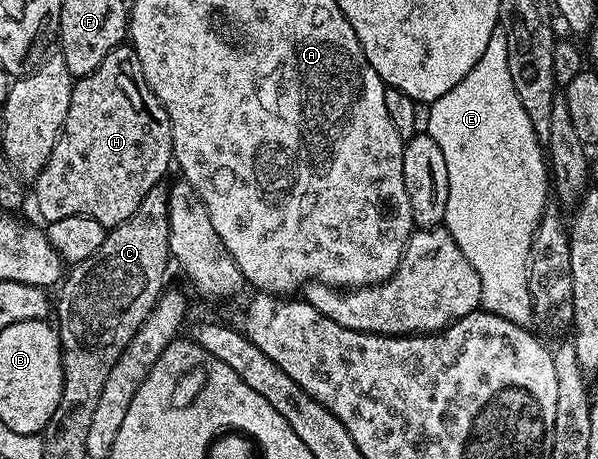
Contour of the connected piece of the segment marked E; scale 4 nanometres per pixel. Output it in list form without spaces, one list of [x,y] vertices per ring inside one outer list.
[[[499,25],[490,37],[490,45],[486,45],[482,57],[478,57],[478,65],[474,65],[450,93],[442,93],[431,106],[430,127],[426,134],[438,141],[438,149],[442,149],[442,157],[446,157],[446,177],[450,177],[443,226],[448,228],[450,237],[454,237],[458,249],[466,253],[466,261],[474,265],[474,273],[478,273],[482,281],[481,308],[498,317],[506,317],[506,321],[514,321],[514,325],[531,328],[528,258],[534,233],[550,202],[550,172],[542,140],[536,136],[530,117],[526,117],[526,109],[522,109],[518,89],[514,89],[510,61],[506,57],[506,33]]]

